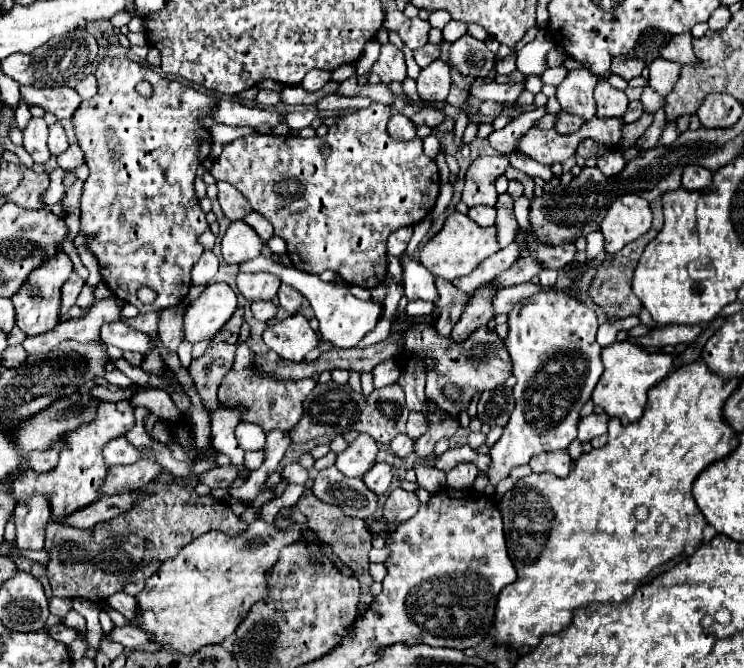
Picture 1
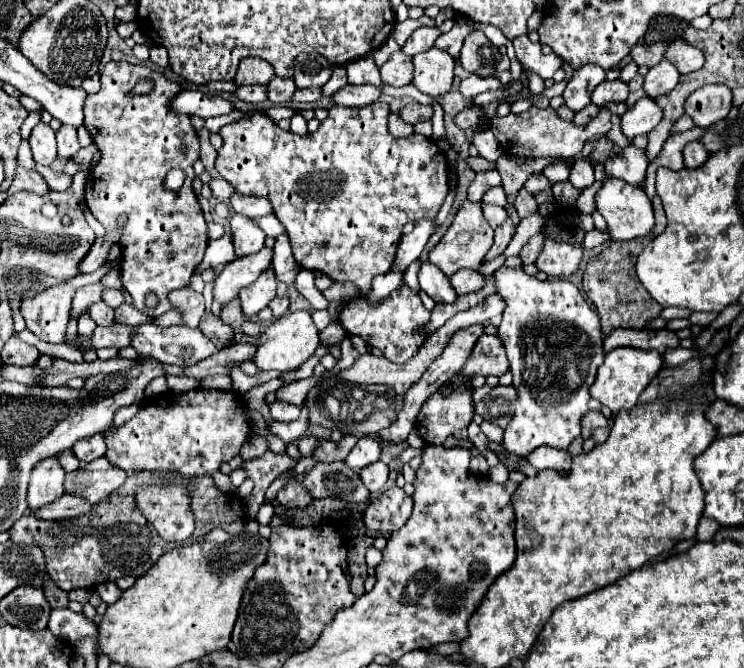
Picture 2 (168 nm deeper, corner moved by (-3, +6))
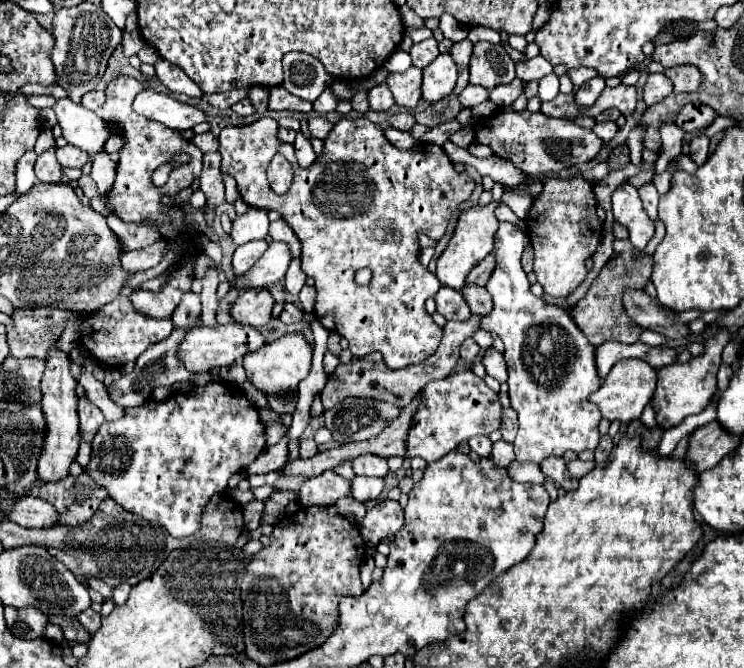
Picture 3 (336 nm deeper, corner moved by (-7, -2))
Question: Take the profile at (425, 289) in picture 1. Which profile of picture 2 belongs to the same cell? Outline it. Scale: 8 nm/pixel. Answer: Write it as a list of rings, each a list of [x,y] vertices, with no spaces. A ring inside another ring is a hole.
[[[425,262],[419,270],[419,286],[431,296],[437,304],[453,304],[457,300],[457,292],[453,290],[449,278],[431,262]]]

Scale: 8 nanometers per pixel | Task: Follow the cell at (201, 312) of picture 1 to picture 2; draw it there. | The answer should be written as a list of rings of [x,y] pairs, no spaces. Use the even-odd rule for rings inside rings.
[[[263,246],[255,254],[235,258],[233,262],[229,262],[215,280],[215,300],[219,304],[225,304],[237,298],[241,288],[255,282],[271,266],[271,256],[273,256],[273,248]]]

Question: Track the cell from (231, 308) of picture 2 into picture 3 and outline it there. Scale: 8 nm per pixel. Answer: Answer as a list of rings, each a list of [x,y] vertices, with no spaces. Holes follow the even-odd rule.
[[[229,290],[229,294],[223,300],[219,300],[219,308],[217,308],[217,322],[219,324],[235,324],[233,316],[231,316],[231,306],[237,296],[239,296],[239,292]]]

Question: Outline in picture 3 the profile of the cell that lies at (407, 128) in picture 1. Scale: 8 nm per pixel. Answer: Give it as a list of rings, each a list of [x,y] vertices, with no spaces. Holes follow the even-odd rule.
[[[387,128],[385,134],[387,134],[387,140],[401,150],[409,150],[409,148],[417,146],[417,140],[411,136],[411,132],[403,132],[403,130],[397,130],[397,128]]]

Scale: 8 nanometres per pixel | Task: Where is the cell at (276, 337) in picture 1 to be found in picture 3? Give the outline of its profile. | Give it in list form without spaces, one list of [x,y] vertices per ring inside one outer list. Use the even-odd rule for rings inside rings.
[[[291,332],[247,354],[243,360],[243,368],[247,372],[249,382],[269,396],[269,408],[273,408],[277,414],[285,412],[291,414],[297,404],[297,384],[309,374],[311,360],[313,360],[313,346],[305,340],[303,334]]]

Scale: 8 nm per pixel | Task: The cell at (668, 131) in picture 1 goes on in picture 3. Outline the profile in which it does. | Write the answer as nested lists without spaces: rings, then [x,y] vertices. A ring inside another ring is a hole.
[[[645,182],[641,188],[639,188],[639,196],[643,200],[643,208],[645,212],[649,214],[651,220],[657,220],[657,200],[659,200],[659,194],[653,186],[653,182]]]

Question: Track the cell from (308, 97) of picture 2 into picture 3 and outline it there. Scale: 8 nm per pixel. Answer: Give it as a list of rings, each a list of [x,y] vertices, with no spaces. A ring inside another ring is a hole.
[[[283,86],[271,88],[269,98],[269,110],[291,110],[291,112],[311,112],[313,104],[307,100],[299,100],[297,96],[291,96]]]

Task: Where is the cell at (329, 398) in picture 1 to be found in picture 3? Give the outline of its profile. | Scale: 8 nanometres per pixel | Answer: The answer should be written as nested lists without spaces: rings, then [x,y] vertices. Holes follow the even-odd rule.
[[[345,398],[323,412],[337,444],[375,438],[399,416],[399,408],[375,398]]]

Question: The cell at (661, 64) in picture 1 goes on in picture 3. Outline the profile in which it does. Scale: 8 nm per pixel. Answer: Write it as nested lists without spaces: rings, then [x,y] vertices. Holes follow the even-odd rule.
[[[649,74],[649,80],[643,88],[643,100],[647,106],[653,106],[657,102],[661,102],[663,98],[667,98],[669,94],[673,94],[673,86],[671,80],[665,74]]]

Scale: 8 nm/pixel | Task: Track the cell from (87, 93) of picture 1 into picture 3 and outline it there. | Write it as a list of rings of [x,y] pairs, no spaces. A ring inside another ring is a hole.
[[[91,90],[91,92],[87,92],[87,94],[81,98],[81,102],[83,102],[85,108],[97,110],[99,106],[105,104],[105,92],[103,92],[103,90]]]

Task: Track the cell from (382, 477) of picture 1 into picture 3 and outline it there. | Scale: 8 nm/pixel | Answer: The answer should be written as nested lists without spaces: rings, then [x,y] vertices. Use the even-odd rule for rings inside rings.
[[[355,476],[351,482],[351,496],[359,502],[367,502],[367,500],[377,500],[381,496],[385,488],[385,480],[383,478],[363,478],[363,476]]]

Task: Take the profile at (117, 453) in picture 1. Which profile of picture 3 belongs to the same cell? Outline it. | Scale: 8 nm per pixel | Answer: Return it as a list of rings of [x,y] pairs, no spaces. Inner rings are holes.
[[[81,442],[75,462],[79,462],[83,468],[89,466],[89,462],[91,462],[91,444],[89,444],[89,442]]]

